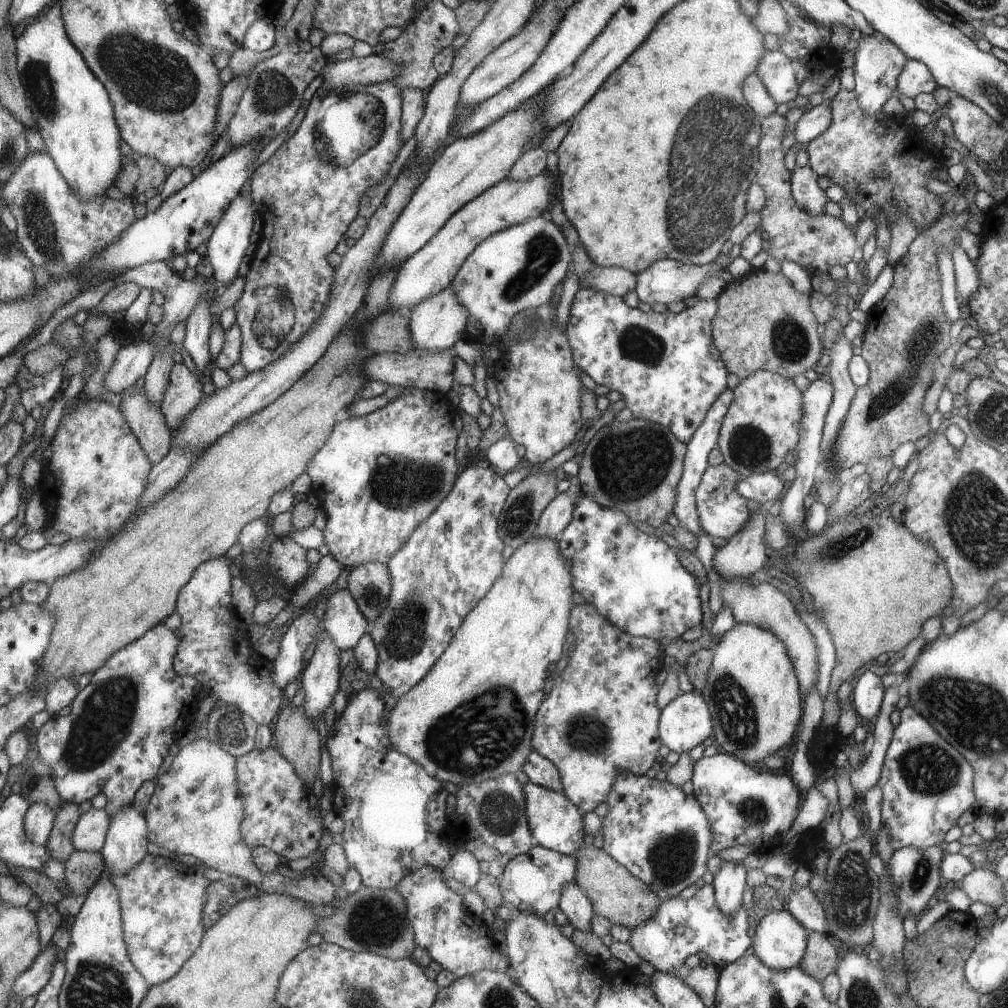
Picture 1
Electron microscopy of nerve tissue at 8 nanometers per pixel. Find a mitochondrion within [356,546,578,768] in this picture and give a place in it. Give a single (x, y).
(403, 637)

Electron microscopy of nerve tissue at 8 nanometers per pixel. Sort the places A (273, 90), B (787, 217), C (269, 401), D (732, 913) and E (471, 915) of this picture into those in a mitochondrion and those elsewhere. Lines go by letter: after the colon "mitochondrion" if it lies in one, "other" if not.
A: mitochondrion
B: other
C: other
D: other
E: other

